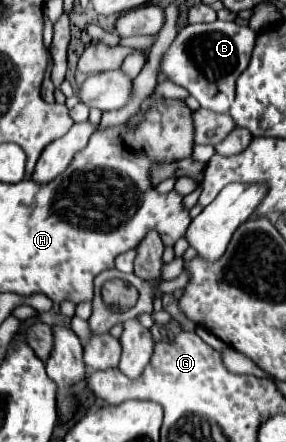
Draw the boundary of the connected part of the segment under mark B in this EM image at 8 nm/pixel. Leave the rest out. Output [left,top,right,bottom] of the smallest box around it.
[161,20,257,112]

